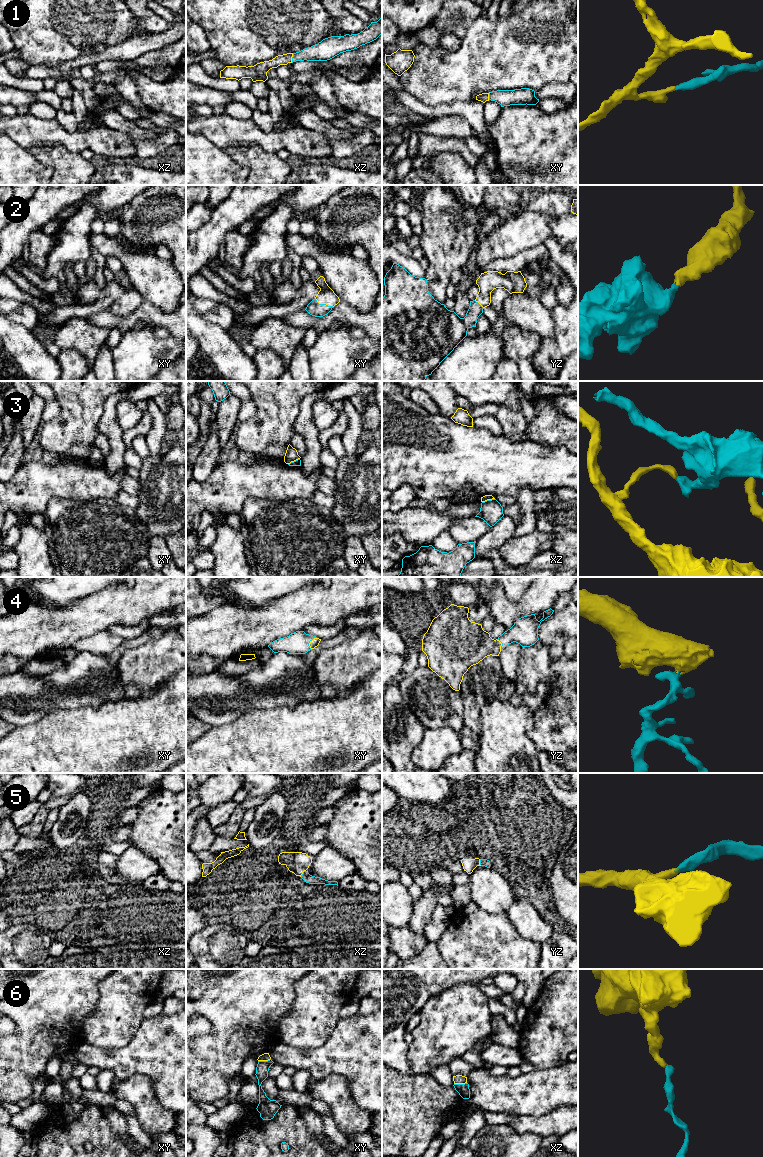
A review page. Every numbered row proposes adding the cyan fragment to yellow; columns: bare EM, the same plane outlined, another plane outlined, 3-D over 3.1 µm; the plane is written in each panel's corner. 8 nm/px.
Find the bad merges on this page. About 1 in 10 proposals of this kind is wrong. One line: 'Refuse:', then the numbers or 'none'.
Refuse: 3, 6

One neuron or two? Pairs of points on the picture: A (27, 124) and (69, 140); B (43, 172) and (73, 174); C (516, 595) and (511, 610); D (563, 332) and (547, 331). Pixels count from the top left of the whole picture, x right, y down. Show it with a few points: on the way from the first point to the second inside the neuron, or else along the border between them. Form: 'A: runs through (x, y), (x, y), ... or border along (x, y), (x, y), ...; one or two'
A: runs through (37, 132), (50, 132), (59, 136); one
B: border along (45, 164), (53, 169), (53, 174); two
C: border along (529, 587), (515, 602), (508, 598), (502, 588); two
D: border along (549, 309), (554, 333), (542, 338); two

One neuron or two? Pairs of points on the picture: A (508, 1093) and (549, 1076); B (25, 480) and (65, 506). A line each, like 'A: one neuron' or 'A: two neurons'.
A: one neuron
B: two neurons

